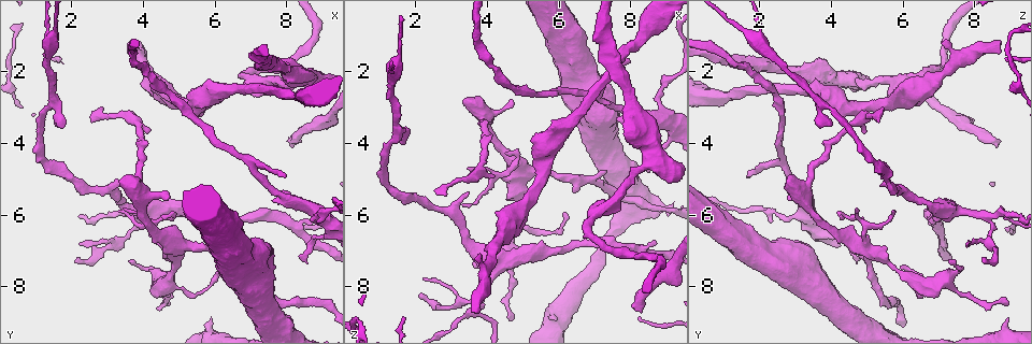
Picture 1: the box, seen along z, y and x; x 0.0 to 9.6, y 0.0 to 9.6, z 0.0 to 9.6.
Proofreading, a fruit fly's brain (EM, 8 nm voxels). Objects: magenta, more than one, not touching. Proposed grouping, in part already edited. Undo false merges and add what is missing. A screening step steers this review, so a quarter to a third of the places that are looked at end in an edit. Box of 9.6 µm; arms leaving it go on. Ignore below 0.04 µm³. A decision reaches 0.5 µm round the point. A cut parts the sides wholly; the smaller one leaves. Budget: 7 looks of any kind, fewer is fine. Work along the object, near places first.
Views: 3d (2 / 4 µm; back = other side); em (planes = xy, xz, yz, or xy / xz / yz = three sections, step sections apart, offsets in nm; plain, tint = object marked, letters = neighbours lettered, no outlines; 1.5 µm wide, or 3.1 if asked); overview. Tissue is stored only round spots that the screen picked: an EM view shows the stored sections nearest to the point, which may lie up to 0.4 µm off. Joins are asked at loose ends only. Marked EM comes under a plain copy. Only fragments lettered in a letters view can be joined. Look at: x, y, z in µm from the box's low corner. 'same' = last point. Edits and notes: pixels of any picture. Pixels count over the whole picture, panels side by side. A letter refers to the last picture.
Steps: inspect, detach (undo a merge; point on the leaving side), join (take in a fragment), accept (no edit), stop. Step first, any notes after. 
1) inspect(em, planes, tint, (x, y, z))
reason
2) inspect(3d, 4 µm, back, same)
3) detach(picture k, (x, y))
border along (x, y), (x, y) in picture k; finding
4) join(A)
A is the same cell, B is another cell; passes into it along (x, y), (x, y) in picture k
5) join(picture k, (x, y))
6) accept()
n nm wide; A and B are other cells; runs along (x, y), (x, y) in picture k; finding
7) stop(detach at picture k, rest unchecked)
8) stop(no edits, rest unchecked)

inspect(3d, 4 µm, (8.15, 4.10, 8.65))
branch stops here

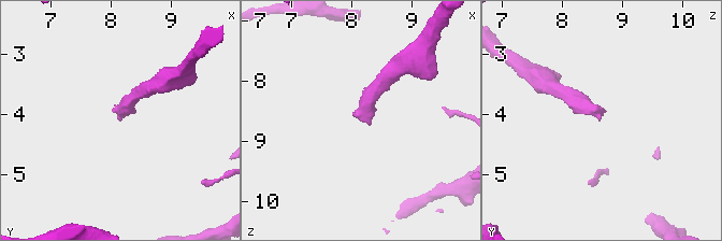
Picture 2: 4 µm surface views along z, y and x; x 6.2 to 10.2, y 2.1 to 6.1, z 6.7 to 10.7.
inspect(em, xy, step 4, letters, (8.10, 4.10, 8.60))

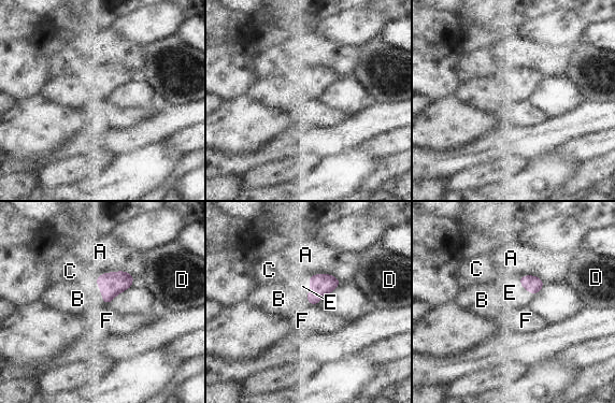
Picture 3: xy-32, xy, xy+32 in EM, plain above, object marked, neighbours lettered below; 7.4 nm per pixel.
inspect(em, planes, letters, same)
another direction

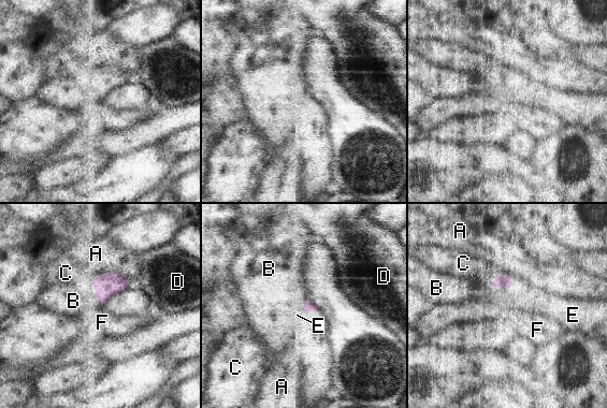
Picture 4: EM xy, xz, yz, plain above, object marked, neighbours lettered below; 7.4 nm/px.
join(E)
E is the same cell, A, B, C, D and F are other cells; it goes on there

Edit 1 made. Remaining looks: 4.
inspect(em, xy, step 4, tint, (3.30, 5.90, 5.75))
an open end

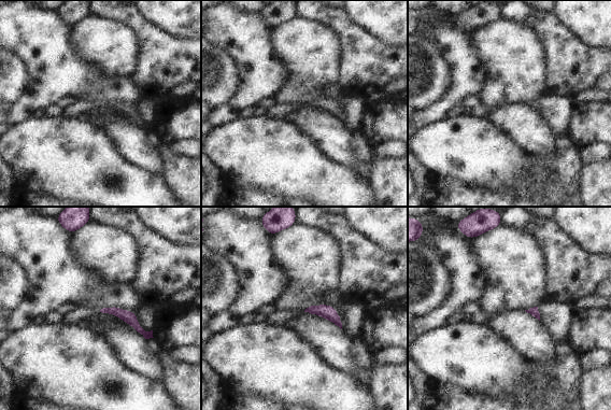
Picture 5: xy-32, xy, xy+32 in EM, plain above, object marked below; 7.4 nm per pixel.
inspect(em, planes, letters, same)
cut it another way

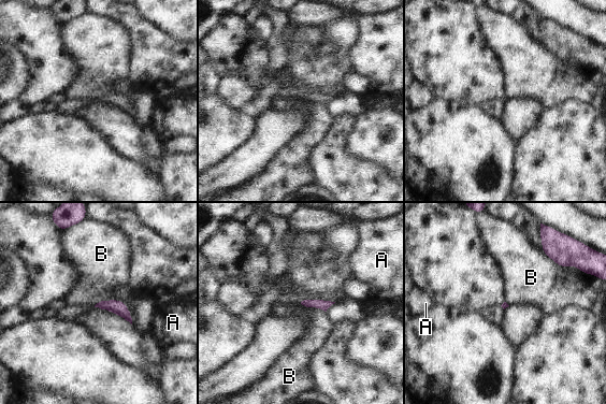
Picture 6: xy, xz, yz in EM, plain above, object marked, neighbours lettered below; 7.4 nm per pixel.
accept()
A and B are other cells; border along (300, 303), (326, 312) in picture 6; no lettered fragment goes on from it

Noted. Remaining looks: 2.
inspect(em, planes, tint, (4.80, 5.55, 2.75))
branch stops here

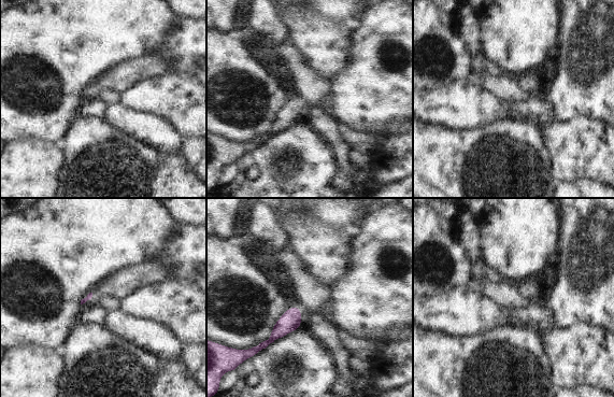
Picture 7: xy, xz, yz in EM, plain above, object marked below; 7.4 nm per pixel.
inspect(em, planes, letters, same)

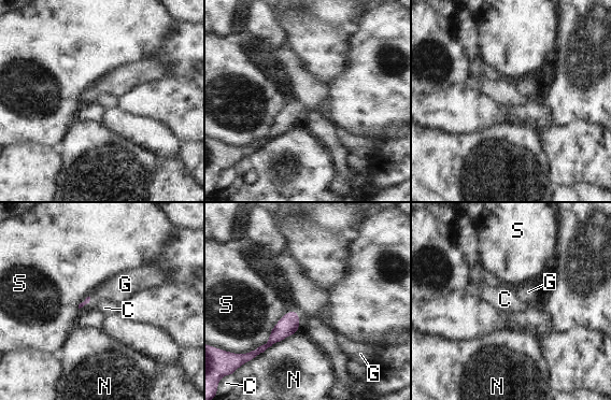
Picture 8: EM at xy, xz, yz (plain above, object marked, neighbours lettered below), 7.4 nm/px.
join(G)
G is the same cell, C, N and S are other cells; passes into it along (288, 324), (298, 316), (323, 314) in picture 8; it goes on there

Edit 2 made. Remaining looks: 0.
stop(join at picture 4, join at picture 8, rest unchecked)

